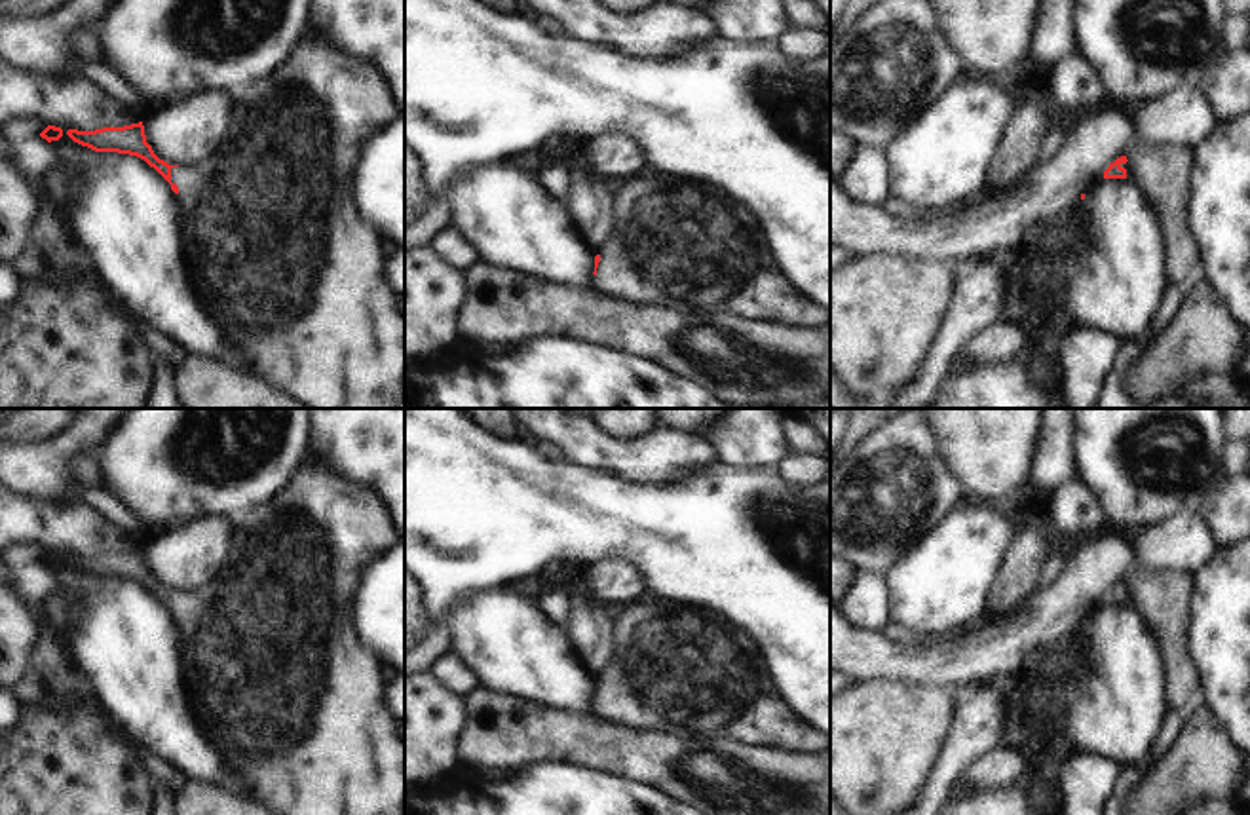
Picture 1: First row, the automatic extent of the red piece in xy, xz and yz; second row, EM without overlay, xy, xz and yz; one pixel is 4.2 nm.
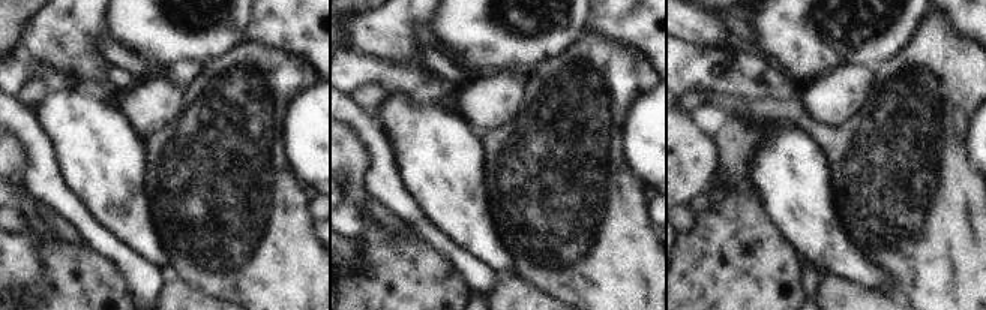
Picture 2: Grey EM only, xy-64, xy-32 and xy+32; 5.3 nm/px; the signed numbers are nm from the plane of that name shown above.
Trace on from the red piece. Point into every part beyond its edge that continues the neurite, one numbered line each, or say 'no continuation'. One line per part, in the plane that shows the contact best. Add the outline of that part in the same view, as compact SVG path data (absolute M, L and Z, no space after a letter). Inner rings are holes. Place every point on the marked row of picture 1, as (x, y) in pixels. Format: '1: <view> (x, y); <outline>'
1: xy (282, 255); M308 36L277 74L245 93L237 93L232 131L211 160L192 167L171 167L171 182L179 186L177 196L184 211L184 247L203 306L215 315L232 346L241 353L239 363L243 369L291 393L308 408L405 408L405 319L395 310L393 291L382 279L378 232L365 220L353 190L363 142L389 125L399 114L391 87L374 65L346 53L332 42Z

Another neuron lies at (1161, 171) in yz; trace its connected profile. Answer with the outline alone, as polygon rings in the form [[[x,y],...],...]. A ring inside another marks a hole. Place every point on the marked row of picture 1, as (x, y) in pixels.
[[[1134,141],[1127,150],[1142,198],[1165,241],[1165,281],[1168,287],[1199,277],[1199,251],[1187,220],[1189,175],[1195,152],[1187,146]]]

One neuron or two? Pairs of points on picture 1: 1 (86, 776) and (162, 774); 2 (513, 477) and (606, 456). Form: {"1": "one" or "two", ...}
{"1": "two", "2": "two"}

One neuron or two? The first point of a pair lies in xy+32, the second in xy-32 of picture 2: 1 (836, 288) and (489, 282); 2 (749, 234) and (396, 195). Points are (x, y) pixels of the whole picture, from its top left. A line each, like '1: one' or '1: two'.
1: two
2: two

